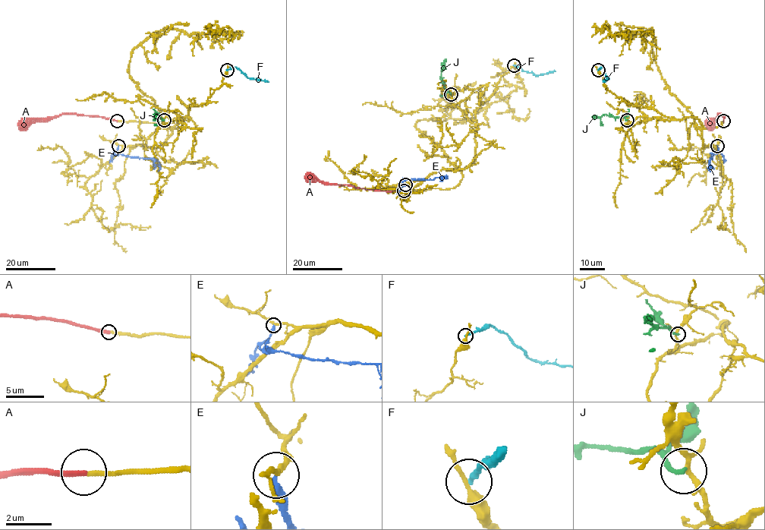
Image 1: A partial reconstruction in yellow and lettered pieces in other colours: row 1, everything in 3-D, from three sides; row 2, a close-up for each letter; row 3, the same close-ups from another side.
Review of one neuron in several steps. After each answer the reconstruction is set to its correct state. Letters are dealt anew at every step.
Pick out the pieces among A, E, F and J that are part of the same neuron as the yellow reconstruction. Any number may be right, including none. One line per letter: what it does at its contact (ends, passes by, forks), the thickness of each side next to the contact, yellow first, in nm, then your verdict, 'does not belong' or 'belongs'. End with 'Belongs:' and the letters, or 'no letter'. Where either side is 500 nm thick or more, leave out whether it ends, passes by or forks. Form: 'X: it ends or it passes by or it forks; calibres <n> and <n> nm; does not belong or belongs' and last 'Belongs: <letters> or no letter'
A: it ends; calibres 220 and 300 nm; belongs
E: it ends; calibres 180 and 320 nm; does not belong
F: it ends; calibres 240 and 220 nm; does not belong
J: it ends; calibres 180 and 200 nm; does not belong
Belongs: A

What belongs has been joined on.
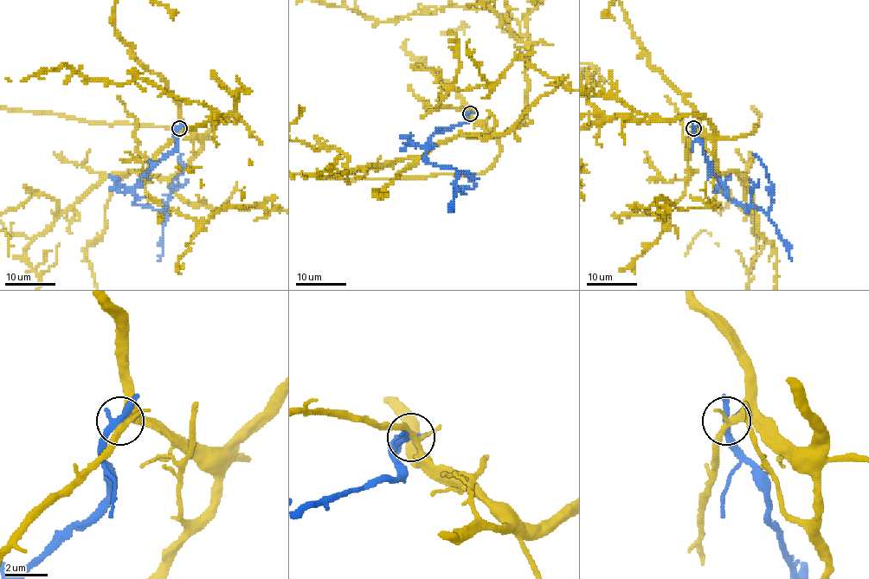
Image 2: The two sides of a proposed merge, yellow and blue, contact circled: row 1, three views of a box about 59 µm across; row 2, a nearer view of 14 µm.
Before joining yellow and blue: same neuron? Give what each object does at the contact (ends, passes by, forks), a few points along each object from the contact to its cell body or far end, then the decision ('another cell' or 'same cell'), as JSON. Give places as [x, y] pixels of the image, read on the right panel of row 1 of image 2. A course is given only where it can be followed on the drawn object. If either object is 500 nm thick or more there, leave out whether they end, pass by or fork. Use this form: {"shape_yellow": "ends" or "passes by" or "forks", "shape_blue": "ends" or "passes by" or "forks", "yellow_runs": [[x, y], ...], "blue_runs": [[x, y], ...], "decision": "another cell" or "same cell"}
{"shape_yellow": "forks", "shape_blue": "passes by", "blue_runs": [[693, 128], [711, 171], [729, 198], [748, 210], [759, 207], [768, 212], [770, 183], [754, 153]], "decision": "another cell"}

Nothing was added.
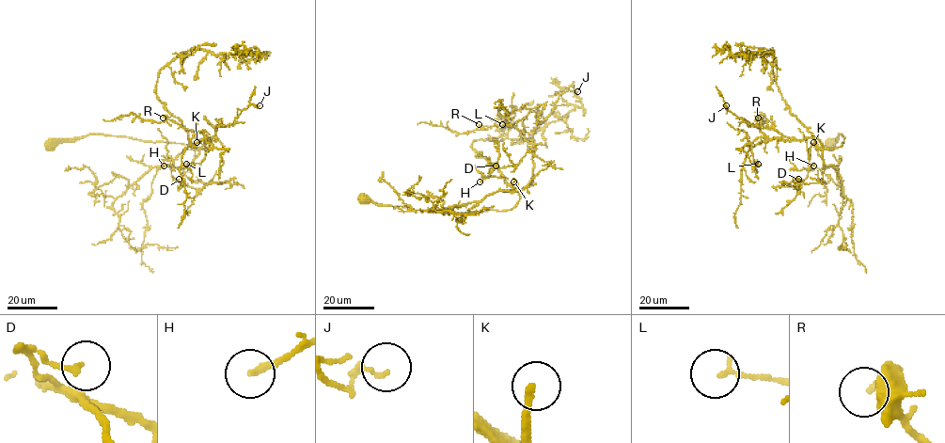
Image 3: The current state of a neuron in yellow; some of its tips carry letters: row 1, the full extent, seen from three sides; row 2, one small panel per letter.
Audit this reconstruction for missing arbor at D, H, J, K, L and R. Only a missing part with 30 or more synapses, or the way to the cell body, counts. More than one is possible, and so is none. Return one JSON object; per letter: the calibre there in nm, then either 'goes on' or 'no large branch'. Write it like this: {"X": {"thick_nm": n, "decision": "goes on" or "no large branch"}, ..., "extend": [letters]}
{"D": {"thick_nm": 150, "decision": "no large branch"}, "H": {"thick_nm": 220, "decision": "no large branch"}, "J": {"thick_nm": 110, "decision": "no large branch"}, "K": {"thick_nm": 180, "decision": "goes on"}, "L": {"thick_nm": 130, "decision": "no large branch"}, "R": {"thick_nm": 170, "decision": "no large branch"}, "extend": ["K"]}

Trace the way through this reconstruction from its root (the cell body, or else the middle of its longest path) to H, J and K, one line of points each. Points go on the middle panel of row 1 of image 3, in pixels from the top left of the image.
H: (362, 198), (443, 213), (504, 211), (511, 209), (520, 198), (503, 179), (490, 176), (480, 181)
J: (362, 198), (443, 213), (511, 210), (518, 192), (531, 182), (533, 130), (561, 94), (577, 91)
K: (362, 198), (376, 204), (428, 212), (504, 211), (511, 209), (520, 198), (512, 185), (513, 181)

